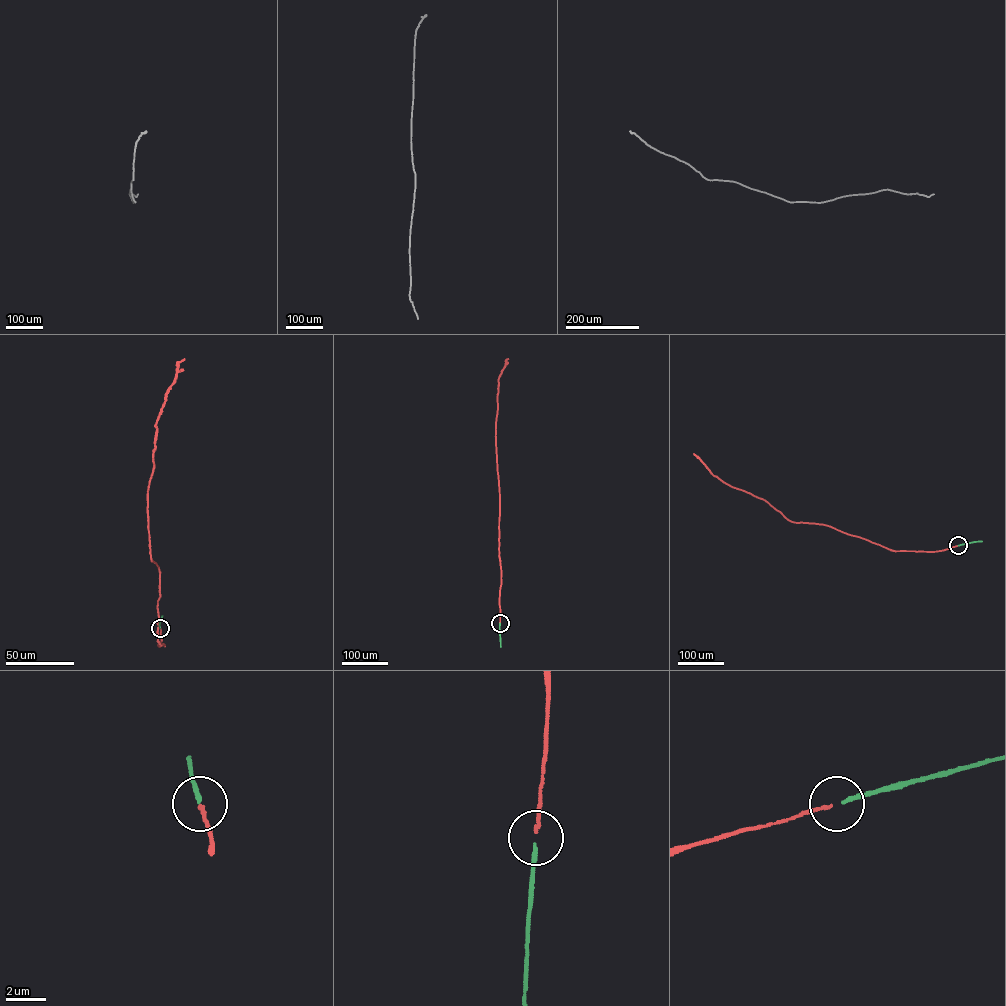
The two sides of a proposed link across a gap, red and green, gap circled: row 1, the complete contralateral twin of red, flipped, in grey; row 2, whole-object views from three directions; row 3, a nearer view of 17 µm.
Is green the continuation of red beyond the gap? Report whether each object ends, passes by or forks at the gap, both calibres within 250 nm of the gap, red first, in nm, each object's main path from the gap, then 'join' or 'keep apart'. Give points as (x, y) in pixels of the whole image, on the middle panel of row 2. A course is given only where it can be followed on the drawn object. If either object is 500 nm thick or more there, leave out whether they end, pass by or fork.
red ends | green ends | 140/180 nm | red via (500, 623), (499, 495), (495, 430), (498, 379), (508, 358) | green via (499, 623), (500, 646) | join

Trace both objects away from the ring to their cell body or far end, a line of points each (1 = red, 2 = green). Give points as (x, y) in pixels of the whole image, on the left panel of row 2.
1: (160, 628), (158, 644), (164, 646), (157, 640), (160, 572), (150, 555), (148, 491), (155, 424), (184, 359)
2: (160, 628), (162, 615)

